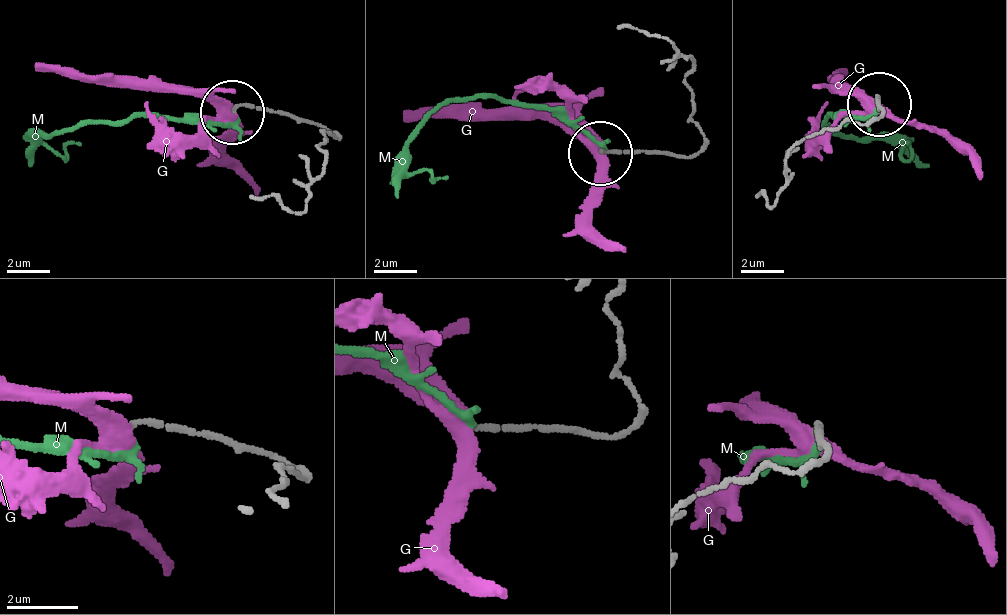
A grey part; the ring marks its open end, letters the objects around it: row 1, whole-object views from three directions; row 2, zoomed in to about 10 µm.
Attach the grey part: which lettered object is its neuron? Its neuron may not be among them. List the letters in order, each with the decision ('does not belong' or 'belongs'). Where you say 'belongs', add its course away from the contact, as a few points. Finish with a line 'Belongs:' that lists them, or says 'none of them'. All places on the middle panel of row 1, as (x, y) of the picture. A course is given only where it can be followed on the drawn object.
G: does not belong
M: belongs; course (598, 151), (598, 140), (545, 109), (449, 98), (407, 145), (407, 166), (449, 176)
Belongs: M

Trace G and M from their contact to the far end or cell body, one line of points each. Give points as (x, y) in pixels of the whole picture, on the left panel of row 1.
G: (231, 108), (183, 85), (98, 85), (34, 63)
M: (231, 114), (231, 124), (177, 116), (82, 121), (40, 135), (56, 152), (82, 147)

